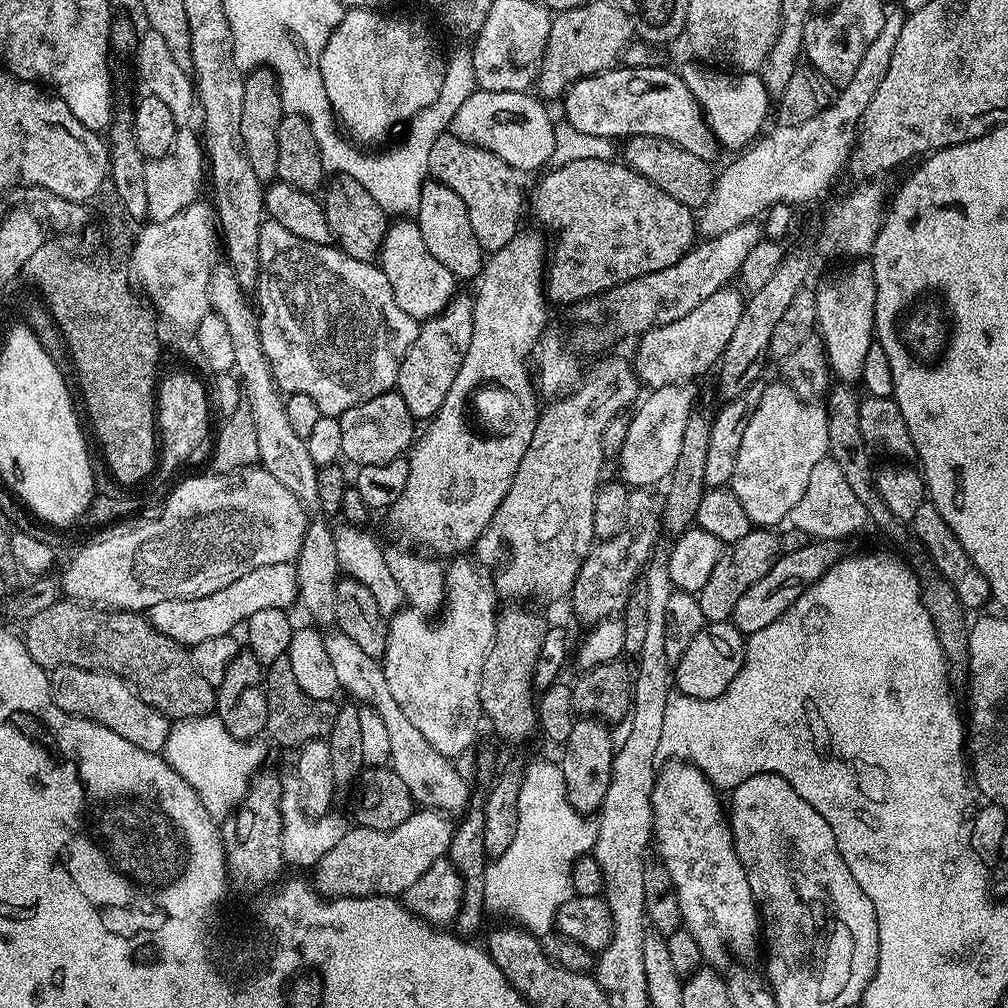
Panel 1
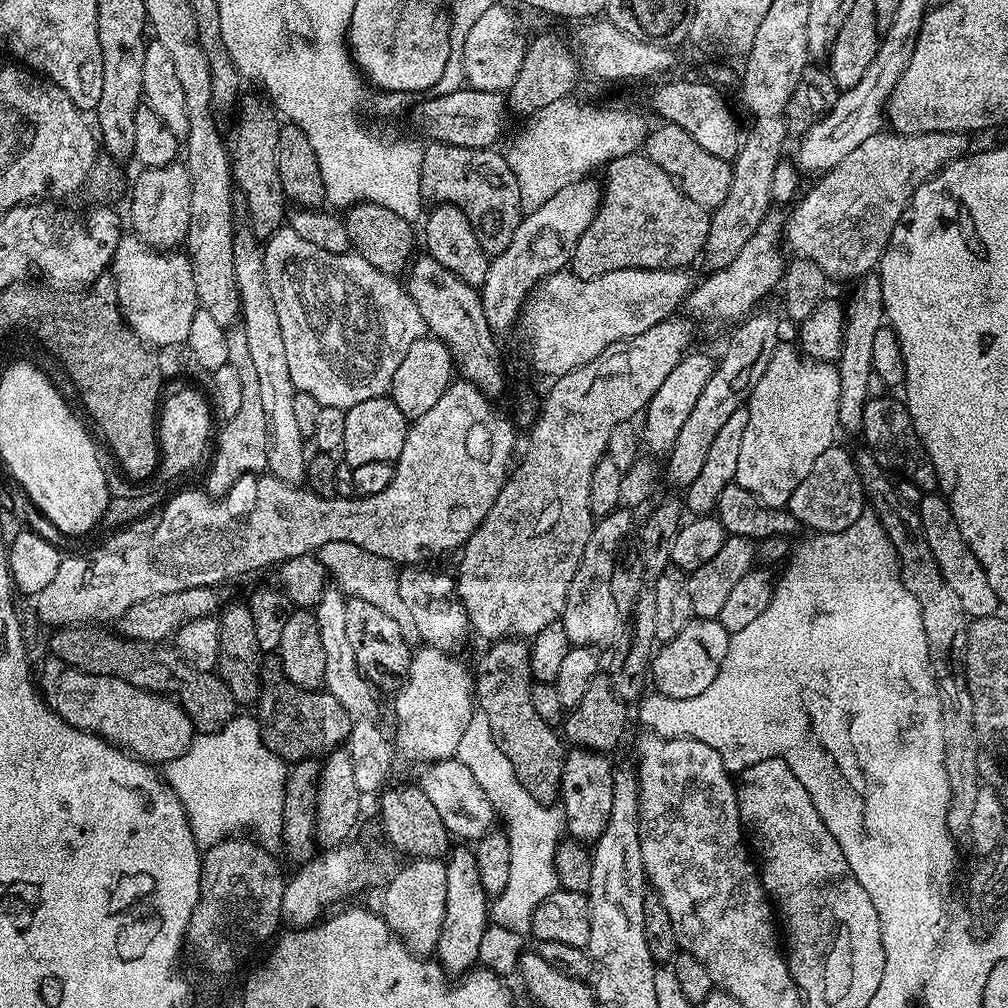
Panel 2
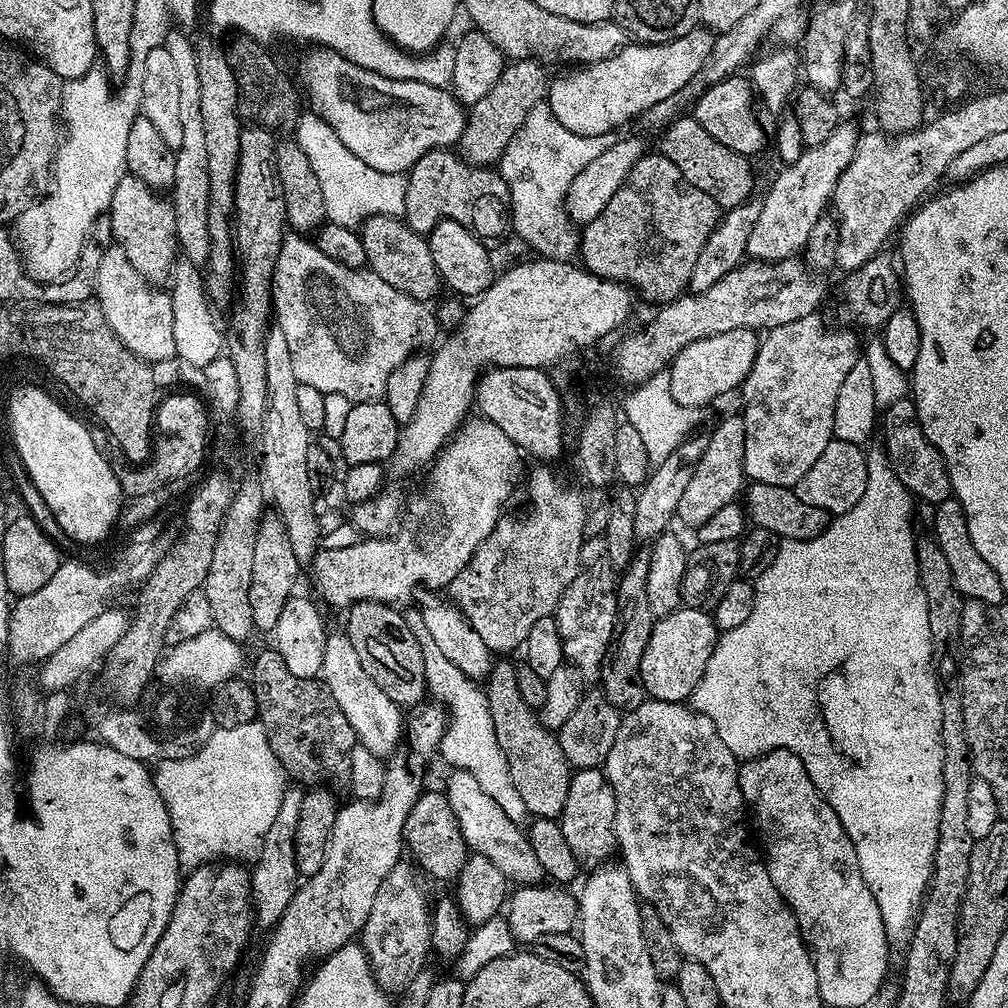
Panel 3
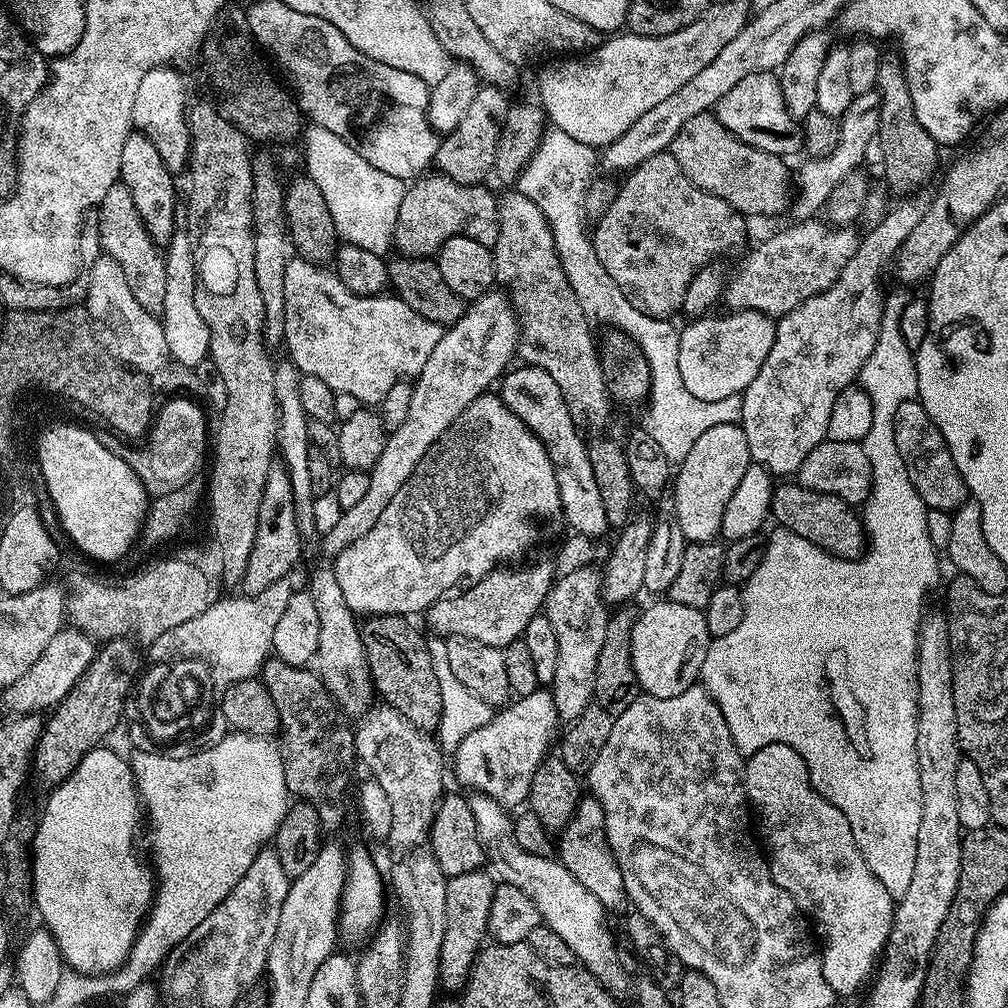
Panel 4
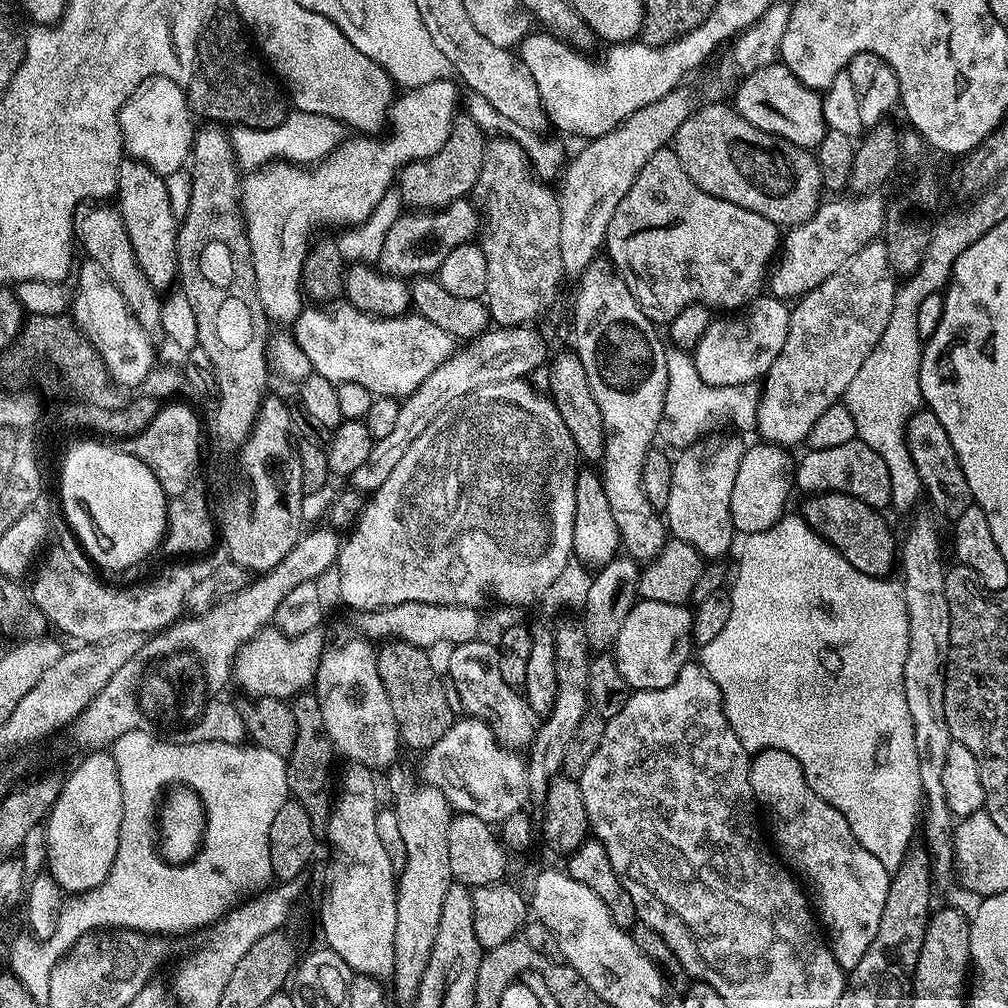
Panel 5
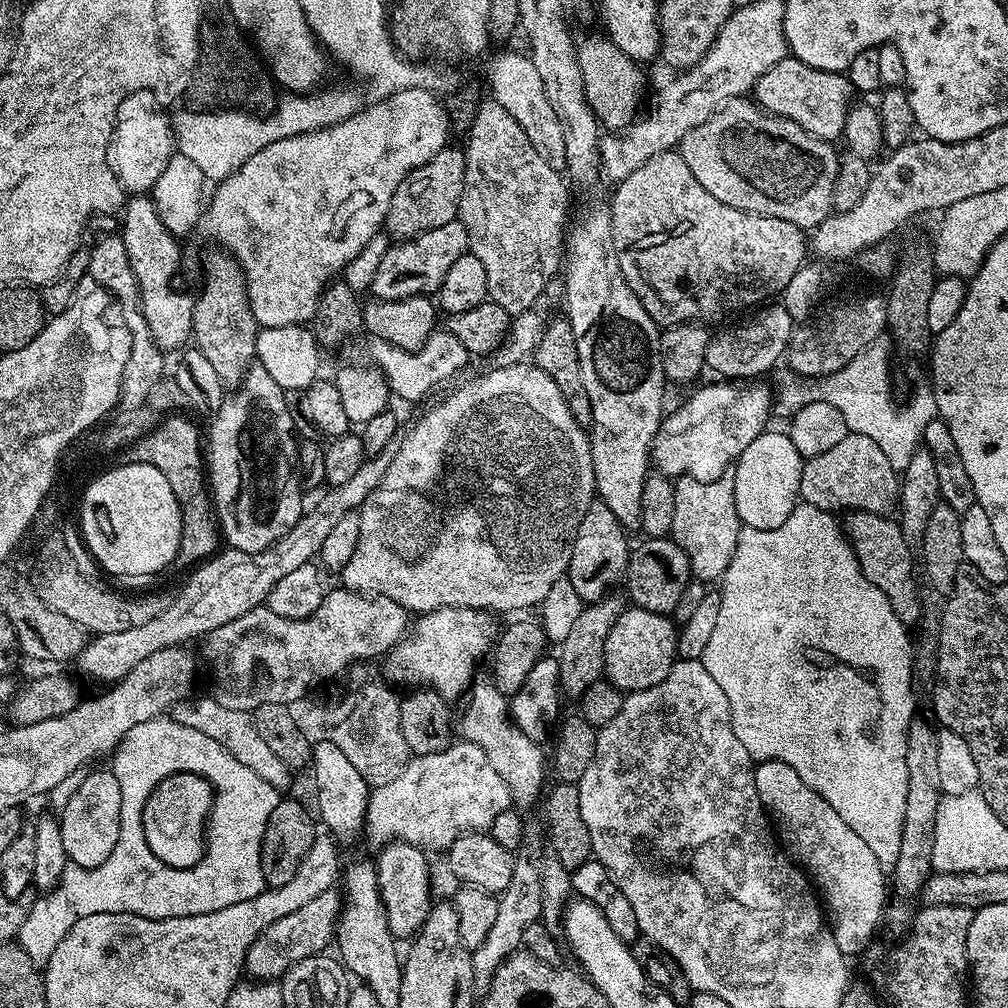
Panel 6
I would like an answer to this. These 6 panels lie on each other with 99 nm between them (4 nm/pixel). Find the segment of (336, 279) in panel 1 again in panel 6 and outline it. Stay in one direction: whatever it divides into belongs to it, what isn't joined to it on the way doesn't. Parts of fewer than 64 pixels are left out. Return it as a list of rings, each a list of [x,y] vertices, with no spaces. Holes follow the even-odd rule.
[[[437,330],[429,336],[427,342],[417,352],[406,350],[388,344],[385,340],[373,339],[368,352],[372,355],[371,363],[380,369],[388,380],[388,391],[400,400],[420,400],[427,392],[435,390],[439,384],[447,382],[451,376],[456,376],[470,361],[470,353],[454,334],[447,330]]]

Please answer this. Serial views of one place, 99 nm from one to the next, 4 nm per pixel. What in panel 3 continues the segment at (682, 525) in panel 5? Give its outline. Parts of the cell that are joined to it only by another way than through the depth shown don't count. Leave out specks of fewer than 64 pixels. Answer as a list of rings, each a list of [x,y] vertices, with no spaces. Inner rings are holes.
[[[743,415],[726,417],[713,432],[707,433],[707,438],[706,452],[702,454],[702,460],[694,470],[694,478],[690,478],[676,511],[679,523],[689,524],[689,529],[692,530],[699,528],[702,522],[707,522],[717,510],[722,510],[722,506],[733,503],[741,495],[746,484],[746,430]]]

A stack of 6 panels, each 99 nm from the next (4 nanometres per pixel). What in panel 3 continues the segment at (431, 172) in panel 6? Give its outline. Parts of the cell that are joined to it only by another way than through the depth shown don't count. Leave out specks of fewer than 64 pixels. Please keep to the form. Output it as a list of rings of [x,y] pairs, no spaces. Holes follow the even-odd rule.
[[[512,60],[505,63],[494,90],[478,98],[478,102],[467,109],[458,145],[459,155],[463,156],[464,161],[481,166],[492,166],[499,161],[530,110],[546,100],[550,76],[544,72],[547,72],[545,65],[539,60]]]

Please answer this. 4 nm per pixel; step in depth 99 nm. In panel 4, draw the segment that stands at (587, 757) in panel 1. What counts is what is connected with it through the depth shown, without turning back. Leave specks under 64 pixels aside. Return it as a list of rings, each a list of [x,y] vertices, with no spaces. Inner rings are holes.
[[[581,795],[574,818],[570,818],[564,831],[559,833],[558,859],[609,913],[625,911],[629,903],[628,891],[622,882],[622,870],[614,858],[614,850],[610,850],[610,842],[606,838],[606,814],[602,814],[602,802],[595,800],[592,795]]]

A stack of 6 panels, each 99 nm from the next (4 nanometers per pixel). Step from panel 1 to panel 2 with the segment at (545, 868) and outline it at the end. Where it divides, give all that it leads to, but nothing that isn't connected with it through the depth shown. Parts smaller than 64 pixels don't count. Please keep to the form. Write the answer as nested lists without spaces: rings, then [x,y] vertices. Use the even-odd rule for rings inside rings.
[[[473,711],[470,726],[466,726],[466,731],[462,733],[462,742],[458,742],[455,759],[460,760],[470,774],[474,774],[478,786],[482,786],[482,794],[486,794],[492,803],[495,815],[504,819],[502,827],[508,834],[510,878],[499,896],[491,901],[491,923],[511,932],[531,933],[534,910],[558,888],[554,850],[562,839],[561,813],[557,809],[555,812],[555,807],[539,804],[525,790],[522,782],[518,782],[518,774],[514,774],[514,766],[510,766],[510,758],[506,758],[506,754],[502,754],[502,750],[492,741],[490,718],[486,718],[486,714]]]

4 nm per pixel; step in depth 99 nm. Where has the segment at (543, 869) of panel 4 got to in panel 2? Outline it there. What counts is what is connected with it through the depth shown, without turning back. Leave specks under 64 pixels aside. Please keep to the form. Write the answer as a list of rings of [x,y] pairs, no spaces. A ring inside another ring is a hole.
[[[433,760],[425,768],[428,769],[421,774],[418,787],[438,812],[438,818],[442,818],[449,837],[456,839],[457,836],[460,842],[475,842],[493,827],[492,803],[482,794],[482,786],[478,786],[474,774],[460,760]]]

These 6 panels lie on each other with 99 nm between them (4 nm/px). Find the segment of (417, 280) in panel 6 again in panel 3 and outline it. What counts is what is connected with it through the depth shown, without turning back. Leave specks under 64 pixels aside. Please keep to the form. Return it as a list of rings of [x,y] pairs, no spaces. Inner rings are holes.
[[[446,148],[424,152],[406,173],[406,206],[404,223],[415,232],[427,234],[443,220],[465,224],[485,242],[509,235],[512,222],[510,190],[499,171],[488,166],[468,164],[463,156]]]

